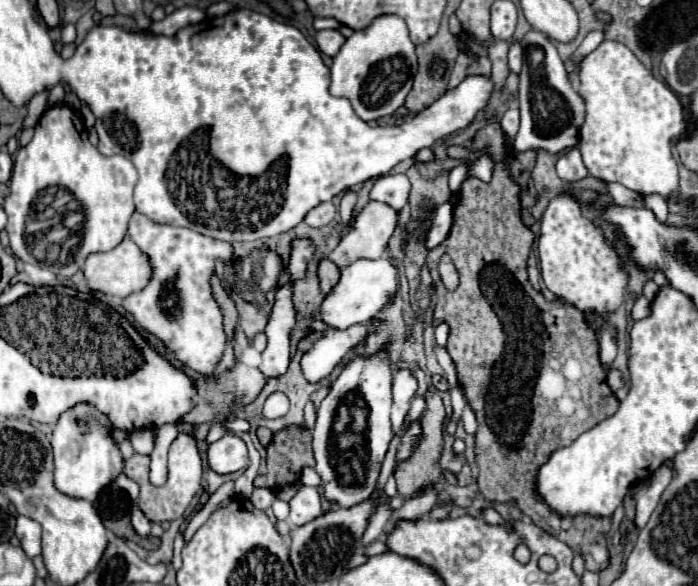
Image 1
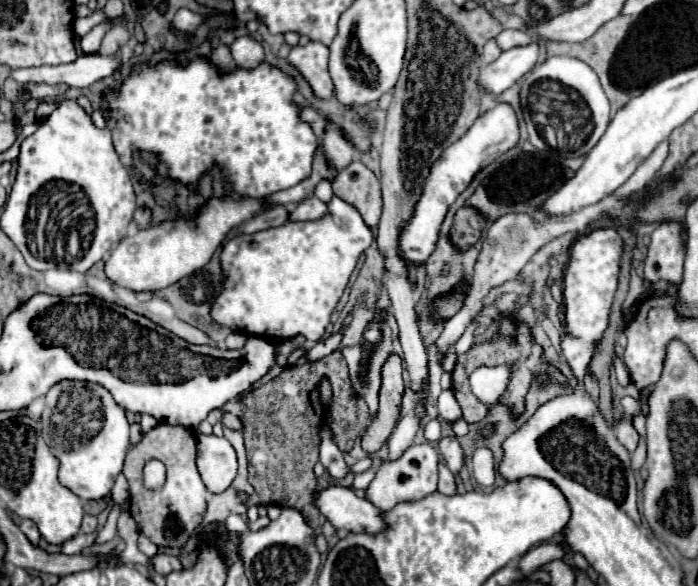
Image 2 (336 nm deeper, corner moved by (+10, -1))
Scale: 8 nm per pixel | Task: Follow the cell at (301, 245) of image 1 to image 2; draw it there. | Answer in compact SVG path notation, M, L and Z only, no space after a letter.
M332 197L328 203L328 213L320 221L288 221L286 225L258 231L254 235L234 237L224 245L220 257L226 281L224 291L212 305L212 319L218 325L230 327L234 331L266 337L272 341L286 341L296 335L304 335L308 341L318 341L330 323L330 313L344 293L358 257L372 245L372 241L374 233L364 223L362 215L356 211L356 207L344 203L340 197Z

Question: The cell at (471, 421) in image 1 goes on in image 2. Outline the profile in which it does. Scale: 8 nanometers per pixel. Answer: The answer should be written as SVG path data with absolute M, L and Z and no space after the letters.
M476 447L476 451L472 453L472 467L474 467L474 479L480 485L484 487L494 485L496 469L494 469L494 453L490 449Z

